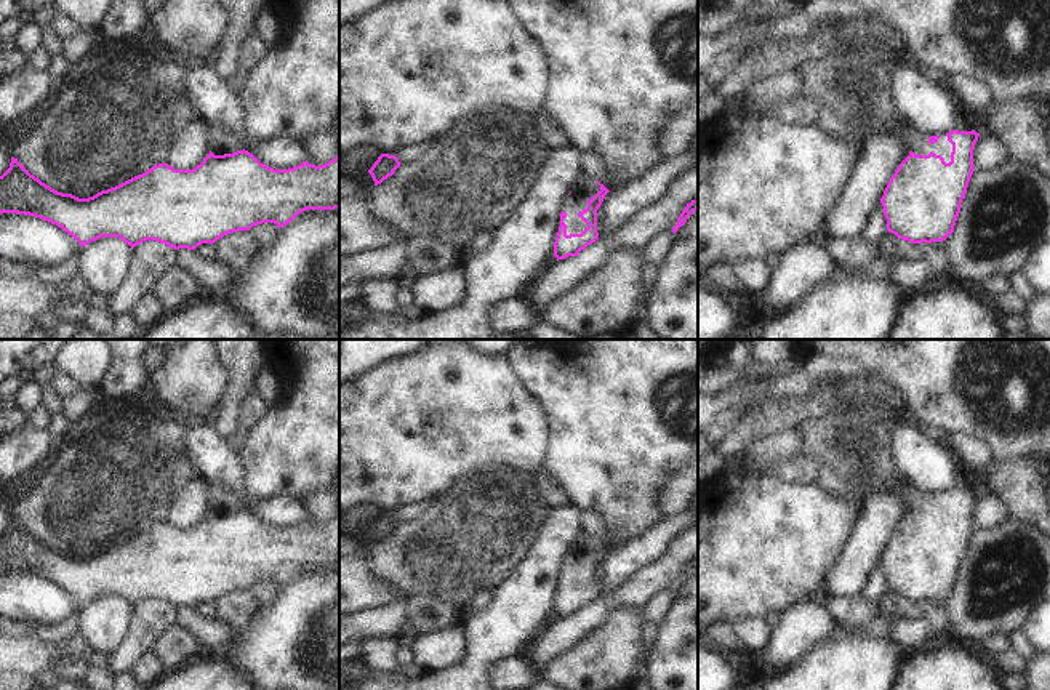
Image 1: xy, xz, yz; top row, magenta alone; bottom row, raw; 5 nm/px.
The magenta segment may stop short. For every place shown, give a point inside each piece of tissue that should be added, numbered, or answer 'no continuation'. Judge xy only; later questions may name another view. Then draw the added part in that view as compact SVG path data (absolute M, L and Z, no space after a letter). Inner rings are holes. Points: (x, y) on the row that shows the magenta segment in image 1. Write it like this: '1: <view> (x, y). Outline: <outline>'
1: xy (221, 141). Outline: M211 123L208 126L210 150L214 155L234 154L245 149L245 141L237 134L230 133L221 123Z

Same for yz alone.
1: yz (919, 144). Outline: M908 120L901 125L892 125L888 133L909 136L911 150L917 155L928 155L930 152L935 152L936 155L941 155L946 163L951 162L952 144L948 141L946 134L941 134L935 144L930 144L928 138L920 134Z

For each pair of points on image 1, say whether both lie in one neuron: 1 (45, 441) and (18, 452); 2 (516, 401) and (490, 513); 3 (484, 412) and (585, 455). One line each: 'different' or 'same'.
1: same
2: different
3: different

